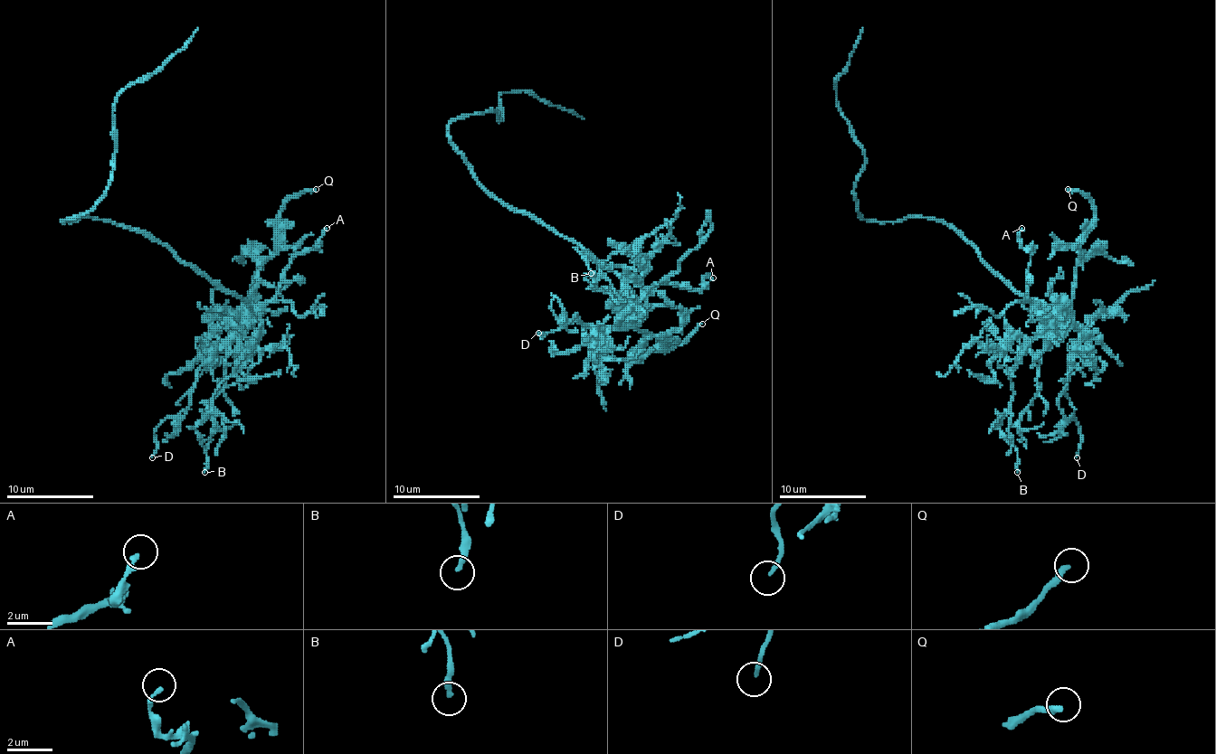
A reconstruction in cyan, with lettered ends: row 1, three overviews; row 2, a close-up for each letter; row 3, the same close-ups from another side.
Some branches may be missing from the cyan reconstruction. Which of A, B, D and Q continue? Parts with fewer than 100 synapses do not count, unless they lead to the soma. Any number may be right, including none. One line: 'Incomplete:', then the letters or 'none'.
Incomplete: none

